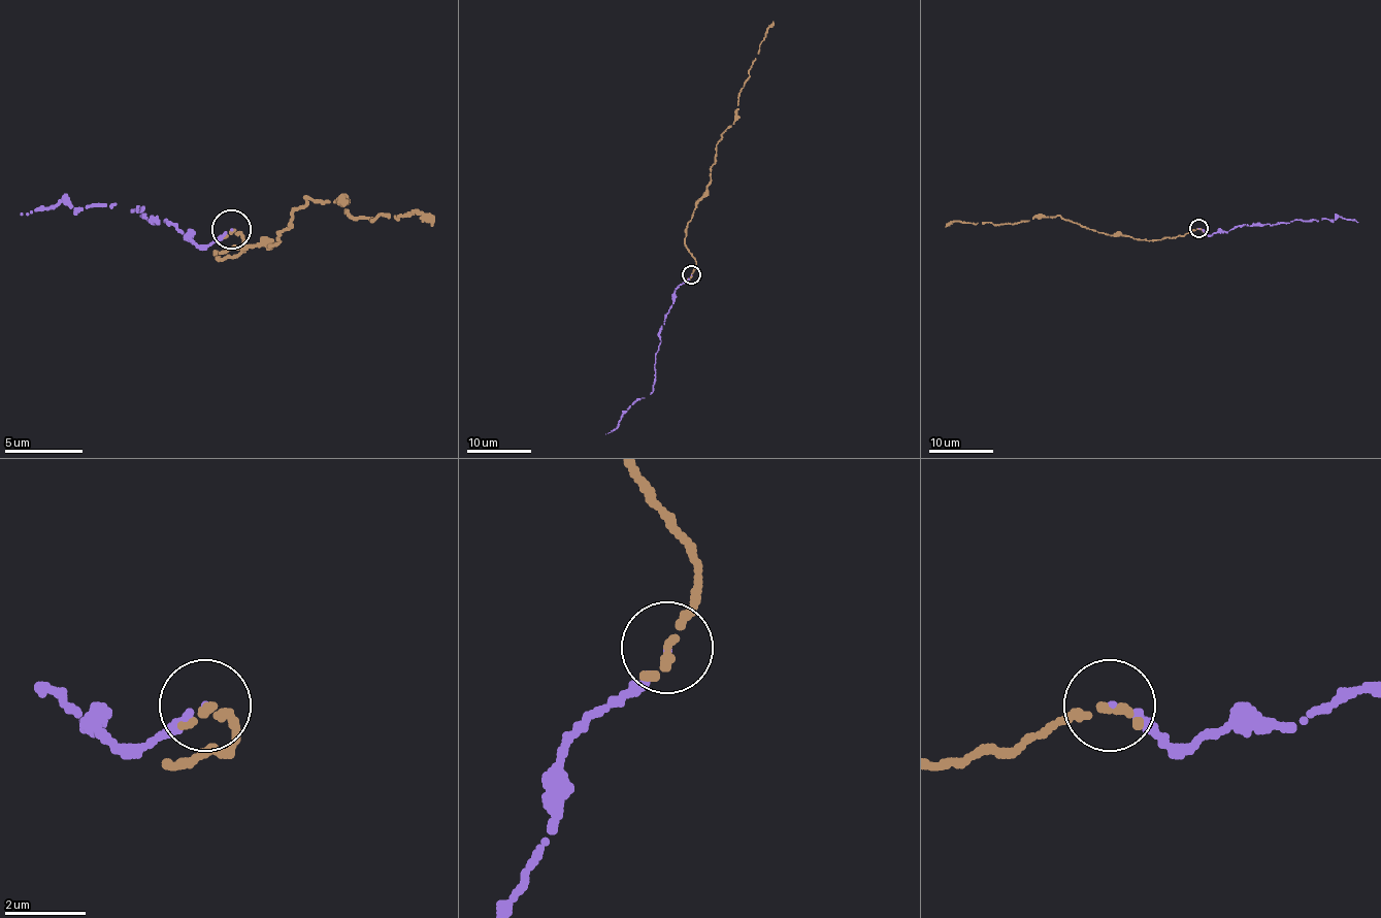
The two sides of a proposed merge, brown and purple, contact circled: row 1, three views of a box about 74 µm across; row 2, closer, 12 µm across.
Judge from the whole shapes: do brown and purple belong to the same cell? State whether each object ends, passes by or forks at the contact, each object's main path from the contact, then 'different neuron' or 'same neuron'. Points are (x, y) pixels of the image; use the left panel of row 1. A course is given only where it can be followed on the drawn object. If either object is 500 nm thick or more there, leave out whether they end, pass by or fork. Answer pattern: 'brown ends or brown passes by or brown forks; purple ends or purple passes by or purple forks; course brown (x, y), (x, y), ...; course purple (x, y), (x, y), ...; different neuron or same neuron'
brown passes by; purple ends; course brown (230, 228), (242, 244), (215, 252), (223, 260), (277, 240), (305, 197), (431, 225); course purple (230, 228), (210, 244), (187, 240), (167, 221), (144, 217), (144, 208), (69, 208), (62, 201), (22, 212); same neuron

